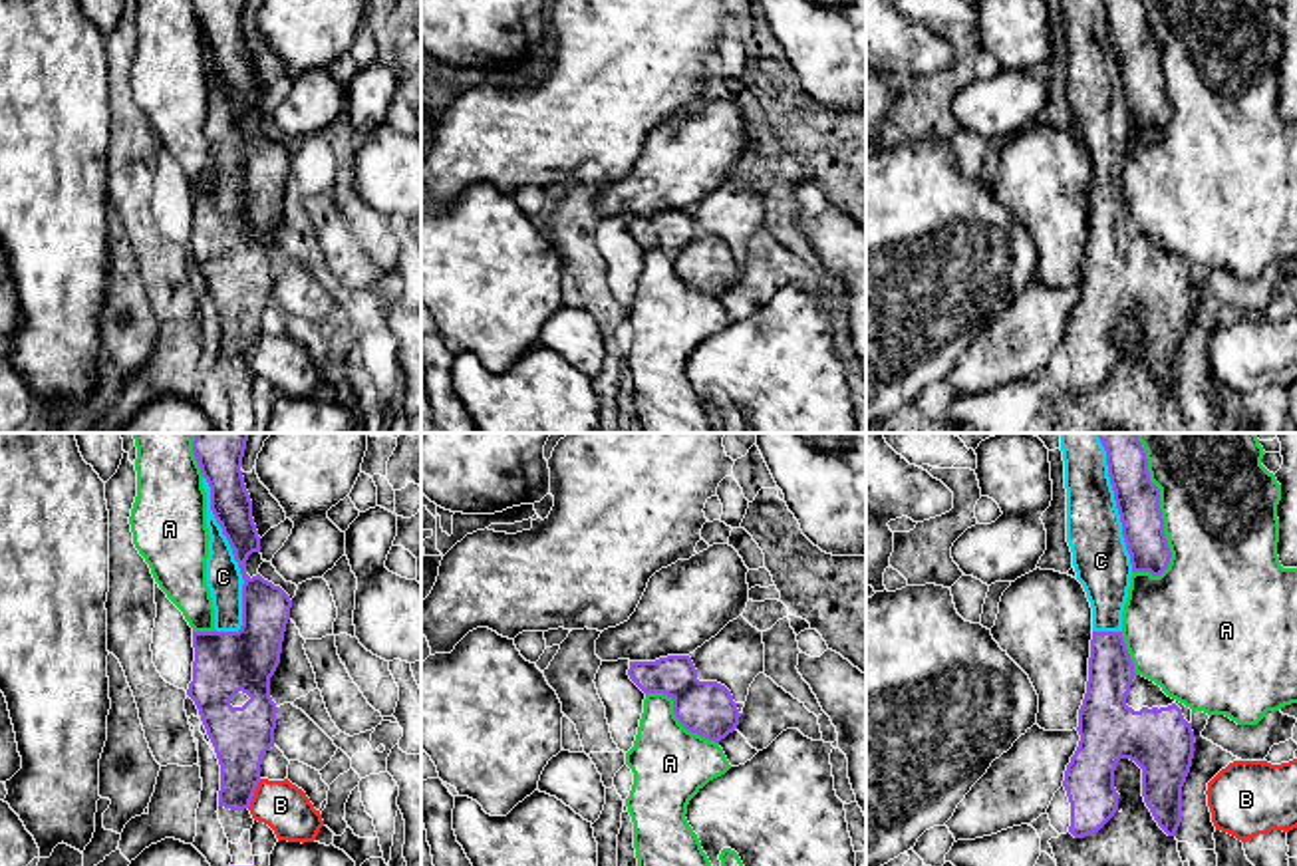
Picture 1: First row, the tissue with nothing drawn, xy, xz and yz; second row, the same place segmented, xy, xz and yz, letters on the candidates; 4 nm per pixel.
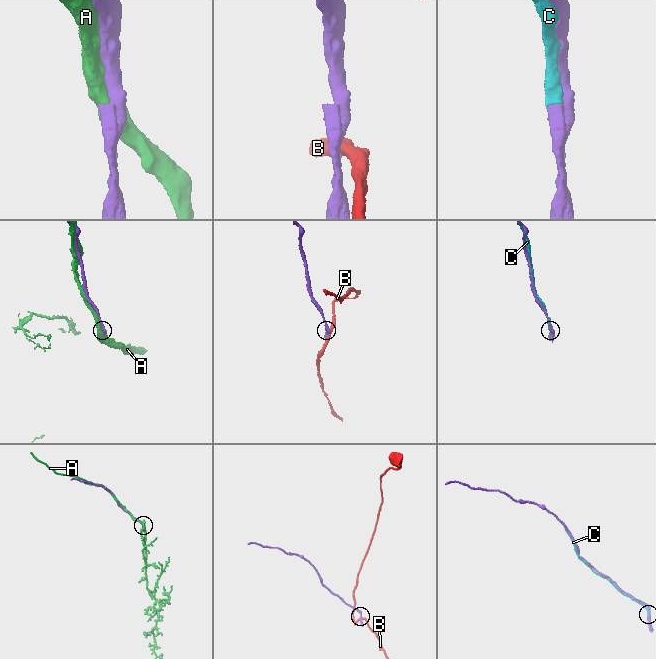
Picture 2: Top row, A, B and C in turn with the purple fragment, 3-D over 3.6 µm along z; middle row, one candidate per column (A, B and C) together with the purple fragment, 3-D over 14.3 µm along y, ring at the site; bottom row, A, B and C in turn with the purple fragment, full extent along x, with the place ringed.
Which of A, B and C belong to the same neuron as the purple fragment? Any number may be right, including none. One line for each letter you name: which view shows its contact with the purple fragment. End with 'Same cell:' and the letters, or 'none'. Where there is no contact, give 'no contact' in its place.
C: xy
Same cell: C

